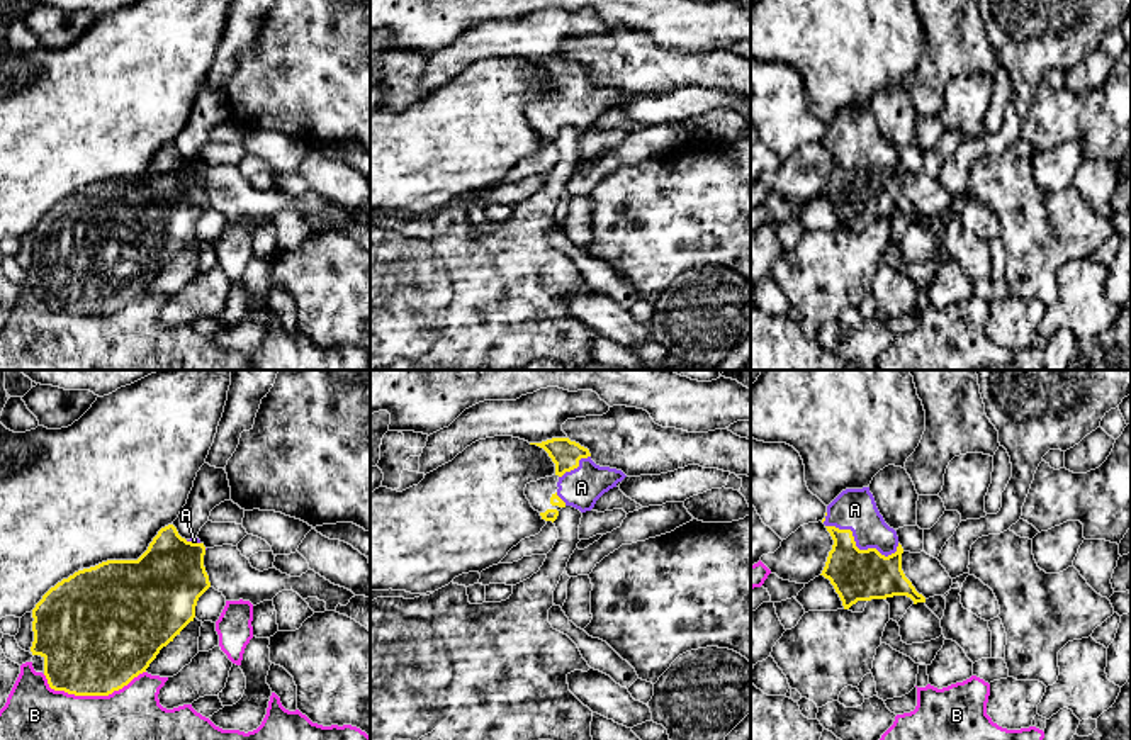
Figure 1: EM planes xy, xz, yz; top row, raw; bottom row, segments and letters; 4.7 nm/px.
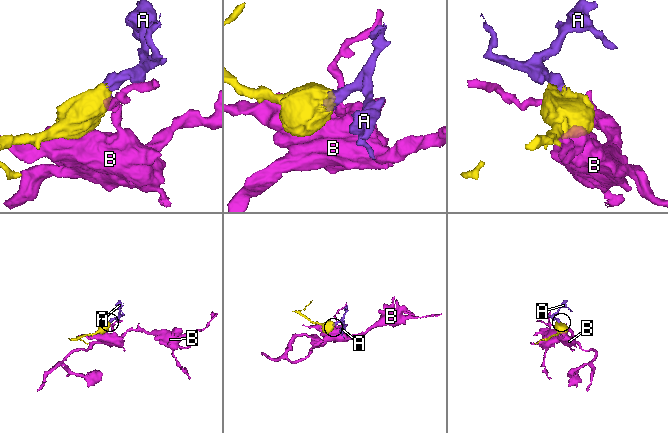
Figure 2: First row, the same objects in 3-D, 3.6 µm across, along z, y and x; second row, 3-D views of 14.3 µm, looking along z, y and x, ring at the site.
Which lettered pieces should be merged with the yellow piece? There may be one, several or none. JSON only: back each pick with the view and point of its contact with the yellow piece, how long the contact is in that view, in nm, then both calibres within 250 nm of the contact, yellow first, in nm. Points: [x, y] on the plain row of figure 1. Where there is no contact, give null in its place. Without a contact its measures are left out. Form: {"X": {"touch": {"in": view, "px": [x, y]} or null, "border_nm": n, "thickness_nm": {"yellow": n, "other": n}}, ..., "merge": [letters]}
{"A": {"touch": {"in": "yz", "px": [858, 168]}, "border_nm": 360, "thickness_nm": {"yellow": 240, "other": 200}}, "merge": ["A"]}

